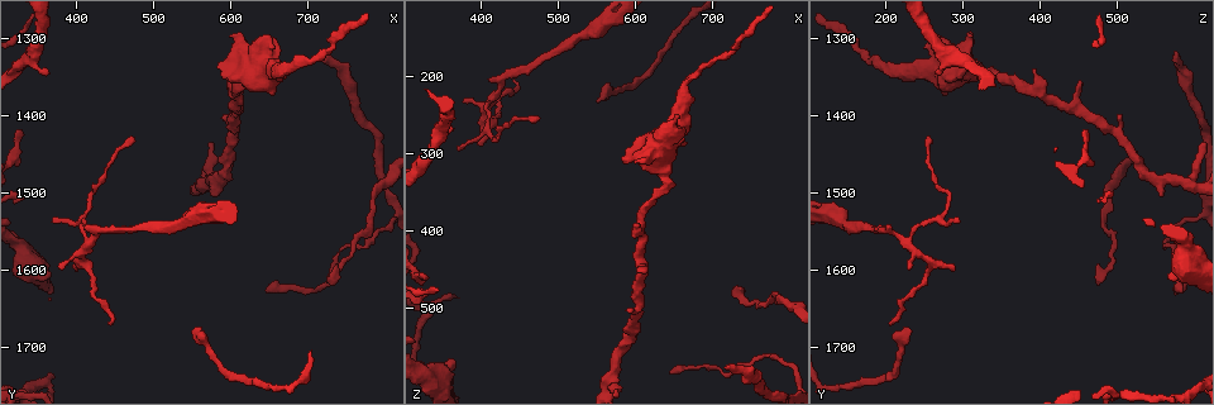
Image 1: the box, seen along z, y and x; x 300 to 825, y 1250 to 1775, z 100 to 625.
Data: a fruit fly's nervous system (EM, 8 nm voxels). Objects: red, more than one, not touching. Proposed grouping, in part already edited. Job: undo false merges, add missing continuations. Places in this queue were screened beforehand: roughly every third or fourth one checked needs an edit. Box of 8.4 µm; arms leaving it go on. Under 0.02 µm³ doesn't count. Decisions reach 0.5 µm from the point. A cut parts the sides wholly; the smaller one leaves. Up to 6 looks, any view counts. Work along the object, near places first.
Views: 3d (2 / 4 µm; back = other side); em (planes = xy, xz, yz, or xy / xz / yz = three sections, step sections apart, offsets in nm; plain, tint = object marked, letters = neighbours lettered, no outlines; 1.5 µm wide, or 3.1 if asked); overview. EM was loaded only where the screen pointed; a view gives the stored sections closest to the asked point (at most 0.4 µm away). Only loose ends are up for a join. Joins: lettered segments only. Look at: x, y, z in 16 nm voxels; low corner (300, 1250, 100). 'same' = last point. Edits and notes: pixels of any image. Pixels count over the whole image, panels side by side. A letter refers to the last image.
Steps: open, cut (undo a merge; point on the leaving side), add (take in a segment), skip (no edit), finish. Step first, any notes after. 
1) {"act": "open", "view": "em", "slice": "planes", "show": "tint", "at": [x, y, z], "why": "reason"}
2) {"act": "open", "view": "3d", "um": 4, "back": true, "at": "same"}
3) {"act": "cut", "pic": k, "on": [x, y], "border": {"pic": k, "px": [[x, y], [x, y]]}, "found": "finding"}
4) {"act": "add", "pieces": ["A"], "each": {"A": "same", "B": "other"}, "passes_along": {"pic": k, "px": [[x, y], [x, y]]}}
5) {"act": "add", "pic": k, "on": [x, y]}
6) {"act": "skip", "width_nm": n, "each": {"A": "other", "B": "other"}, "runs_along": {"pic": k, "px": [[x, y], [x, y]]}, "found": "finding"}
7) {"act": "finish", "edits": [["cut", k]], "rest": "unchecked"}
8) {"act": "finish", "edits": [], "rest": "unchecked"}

{"act": "open", "view": "em", "slice": "xy", "step": 8, "show": "letters", "at": [550, 1675, 235], "why": "thin end"}

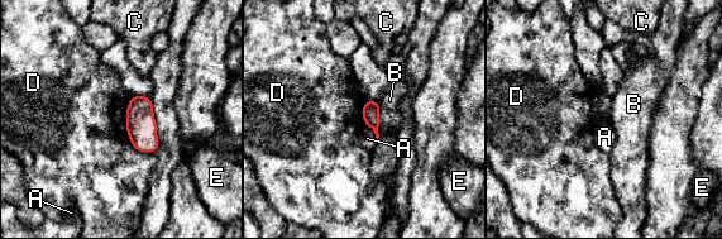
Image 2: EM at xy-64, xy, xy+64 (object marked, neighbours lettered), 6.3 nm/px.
{"act": "open", "view": "em", "slice": "planes", "show": "letters", "at": "same", "why": "another direction"}

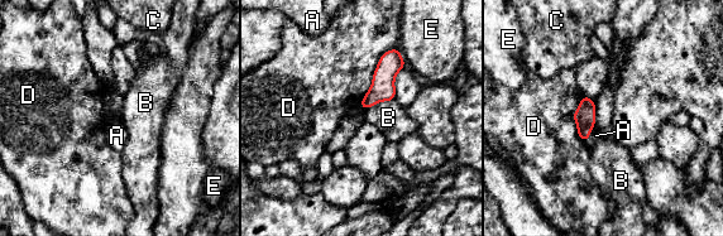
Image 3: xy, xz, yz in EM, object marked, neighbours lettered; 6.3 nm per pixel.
{"act": "skip", "longest_contact_nm": ["D", 460], "each": {"A": "other", "B": "other", "C": "other", "D": "other", "E": "other"}, "runs_along": {"pic": 3, "px": [[394, 52], [383, 86], [364, 105]]}, "found": "none of them fits"}

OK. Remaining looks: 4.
{"act": "open", "view": "3d", "um": 4, "at": [585, 1340, 305], "why": "free end"}

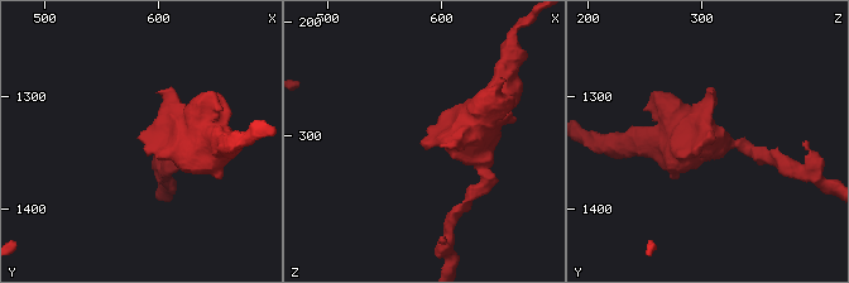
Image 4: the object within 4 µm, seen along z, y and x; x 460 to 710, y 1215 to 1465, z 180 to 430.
{"act": "open", "view": "em", "slice": "planes", "show": "tint", "at": [584, 1340, 308]}

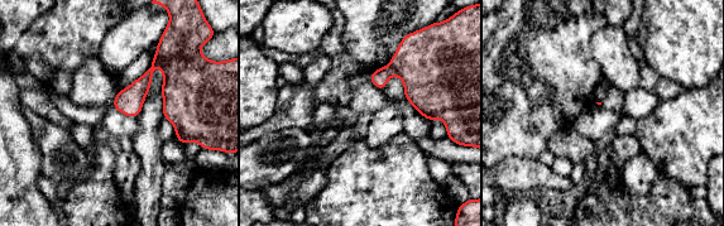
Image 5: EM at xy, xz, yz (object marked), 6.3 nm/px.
{"act": "open", "view": "em", "slice": "planes", "show": "letters", "at": "same", "why": "see the neighbours"}

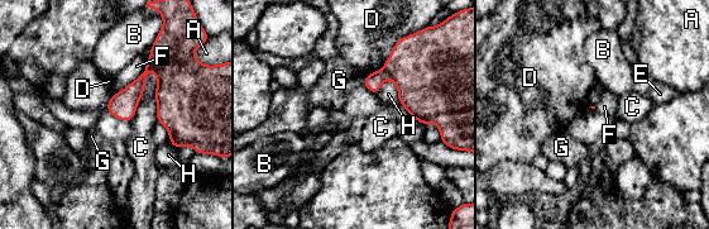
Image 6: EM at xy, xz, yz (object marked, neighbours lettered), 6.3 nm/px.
{"act": "skip", "each": {"A": "other", "B": "other", "C": "other", "D": "other", "E": "other", "F": "other", "G": "other", "H": "other"}, "border": {"pic": 6, "px": [[144, 70], [111, 96]]}, "found": "none of them fits"}

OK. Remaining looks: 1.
{"act": "open", "view": "em", "slice": "planes", "show": "letters", "at": [715, 1320, 570], "why": "branch stops here"}

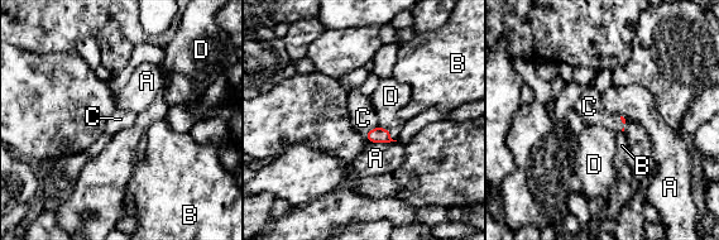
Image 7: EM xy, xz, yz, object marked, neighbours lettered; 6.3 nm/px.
{"act": "add", "pieces": ["C"], "each": {"A": "other", "B": "other", "C": "same", "D": "other"}, "passes_along": {"pic": 7, "px": [[378, 134], [370, 130], [363, 118]]}, "found": "it goes on there"}

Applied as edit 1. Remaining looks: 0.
{"act": "finish", "edits": [["add", 7]], "rest": "unchecked"}

